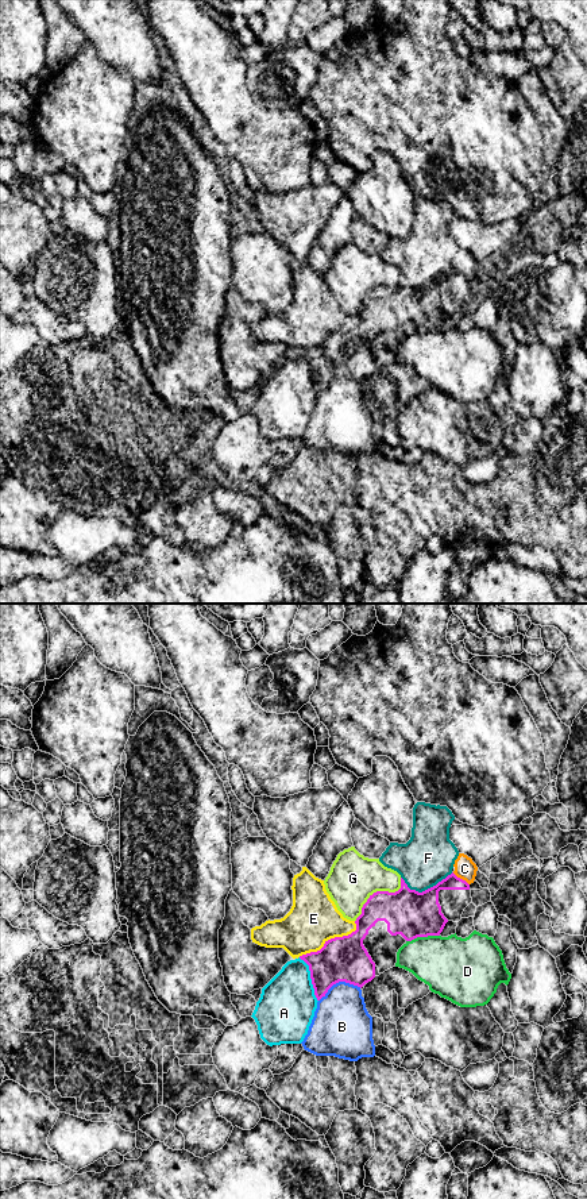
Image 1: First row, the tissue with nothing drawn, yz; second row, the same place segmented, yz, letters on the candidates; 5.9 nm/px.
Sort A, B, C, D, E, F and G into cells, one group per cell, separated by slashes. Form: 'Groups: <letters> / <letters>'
Groups: A / B / C / D / E / F / G

